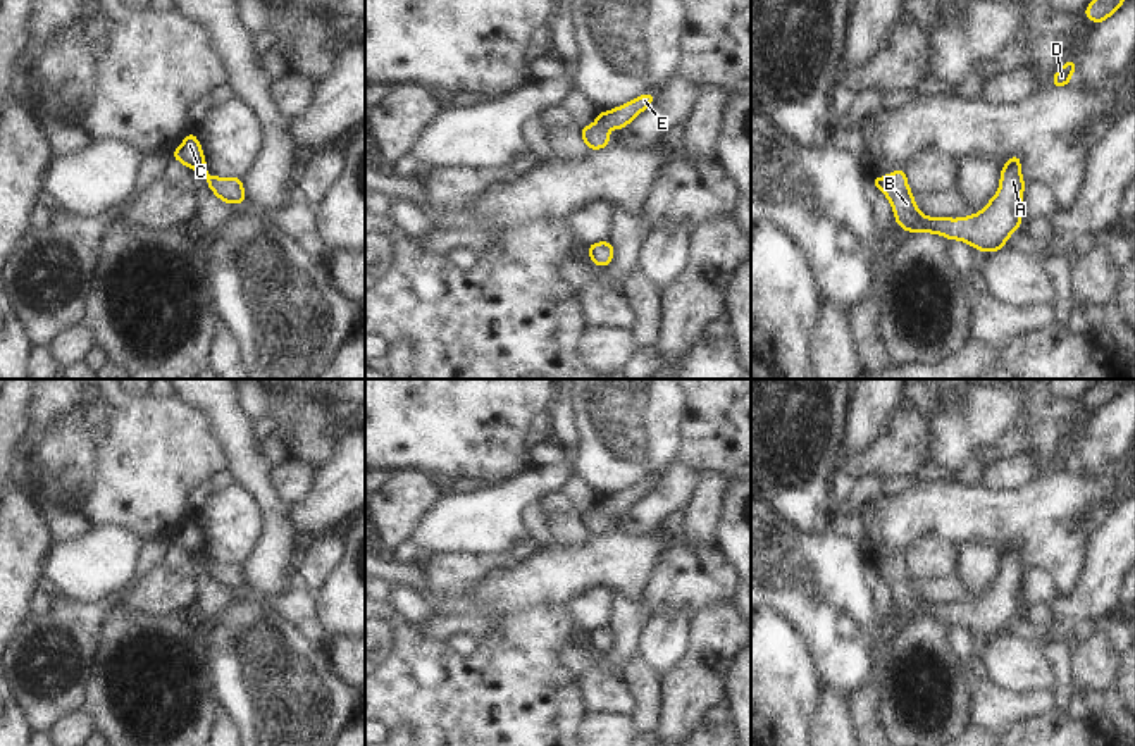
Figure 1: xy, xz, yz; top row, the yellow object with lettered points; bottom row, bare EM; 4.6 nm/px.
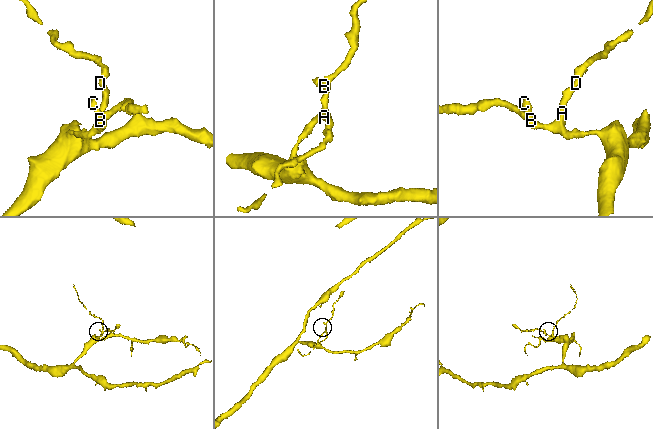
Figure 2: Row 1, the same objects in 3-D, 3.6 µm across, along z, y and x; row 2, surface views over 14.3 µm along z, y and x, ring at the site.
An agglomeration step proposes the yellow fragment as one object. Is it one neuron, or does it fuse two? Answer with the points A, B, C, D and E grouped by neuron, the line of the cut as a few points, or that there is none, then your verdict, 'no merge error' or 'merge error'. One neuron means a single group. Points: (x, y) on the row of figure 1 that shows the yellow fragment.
A B C D E; no cut; no merge error

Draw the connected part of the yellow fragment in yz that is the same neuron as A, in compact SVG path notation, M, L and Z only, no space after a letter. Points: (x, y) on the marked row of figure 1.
M1014 153L1001 171L1001 186L985 208L964 219L932 219L916 208L913 193L908 188L904 169L885 177L871 177L877 190L890 200L897 226L908 233L937 233L947 239L961 239L982 253L999 252L1021 221L1021 196L1025 181L1020 172L1020 155Z

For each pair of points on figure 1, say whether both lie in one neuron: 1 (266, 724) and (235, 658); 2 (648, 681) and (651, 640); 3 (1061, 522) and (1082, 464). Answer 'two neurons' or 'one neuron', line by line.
1: one neuron
2: two neurons
3: two neurons

